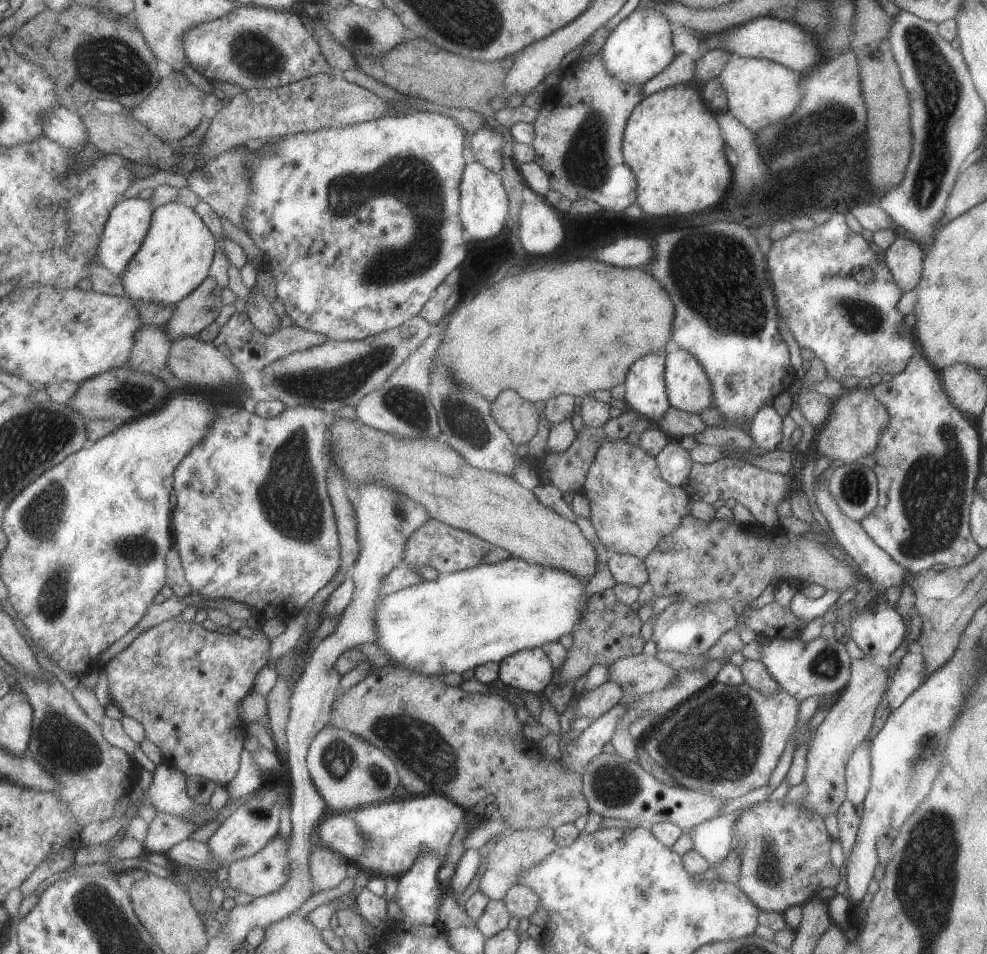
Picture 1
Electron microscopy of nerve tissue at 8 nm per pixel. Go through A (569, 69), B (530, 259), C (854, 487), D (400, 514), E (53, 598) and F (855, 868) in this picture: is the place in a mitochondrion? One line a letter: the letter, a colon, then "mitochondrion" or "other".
A: other
B: other
C: mitochondrion
D: mitochondrion
E: mitochondrion
F: other

